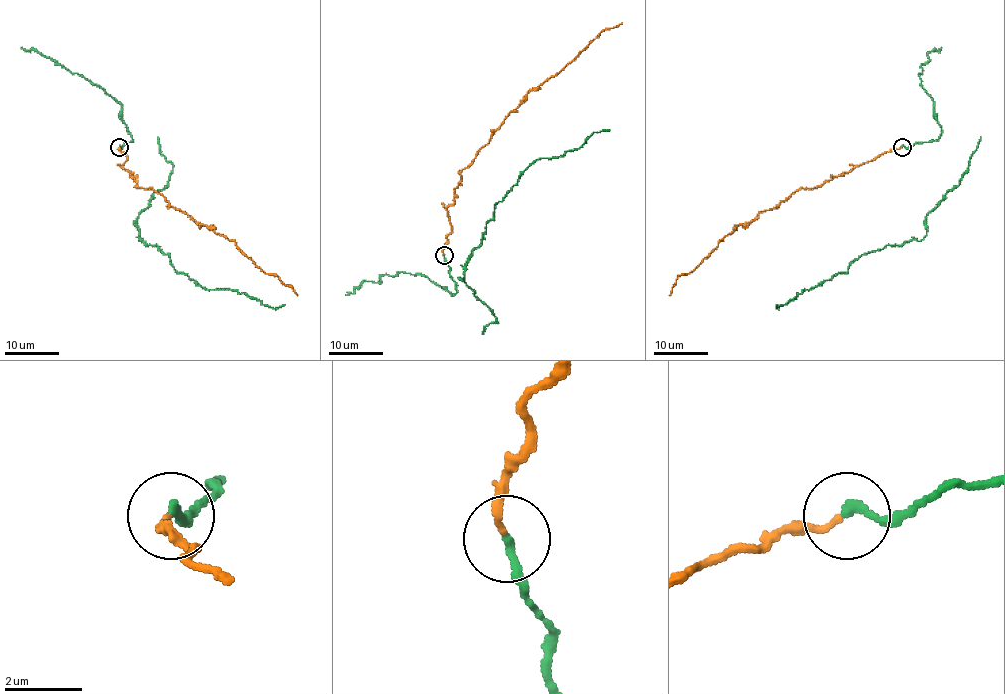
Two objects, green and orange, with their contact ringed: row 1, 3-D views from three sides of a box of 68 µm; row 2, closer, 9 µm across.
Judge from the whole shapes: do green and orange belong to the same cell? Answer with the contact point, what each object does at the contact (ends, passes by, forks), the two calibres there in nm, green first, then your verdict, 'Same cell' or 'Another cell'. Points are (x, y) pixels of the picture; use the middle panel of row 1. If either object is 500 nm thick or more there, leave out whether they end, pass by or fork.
Place: (444, 255). At the ring green ends. At the ring orange ends. Thickness 240 nm (green) against 160 nm. Same cell

